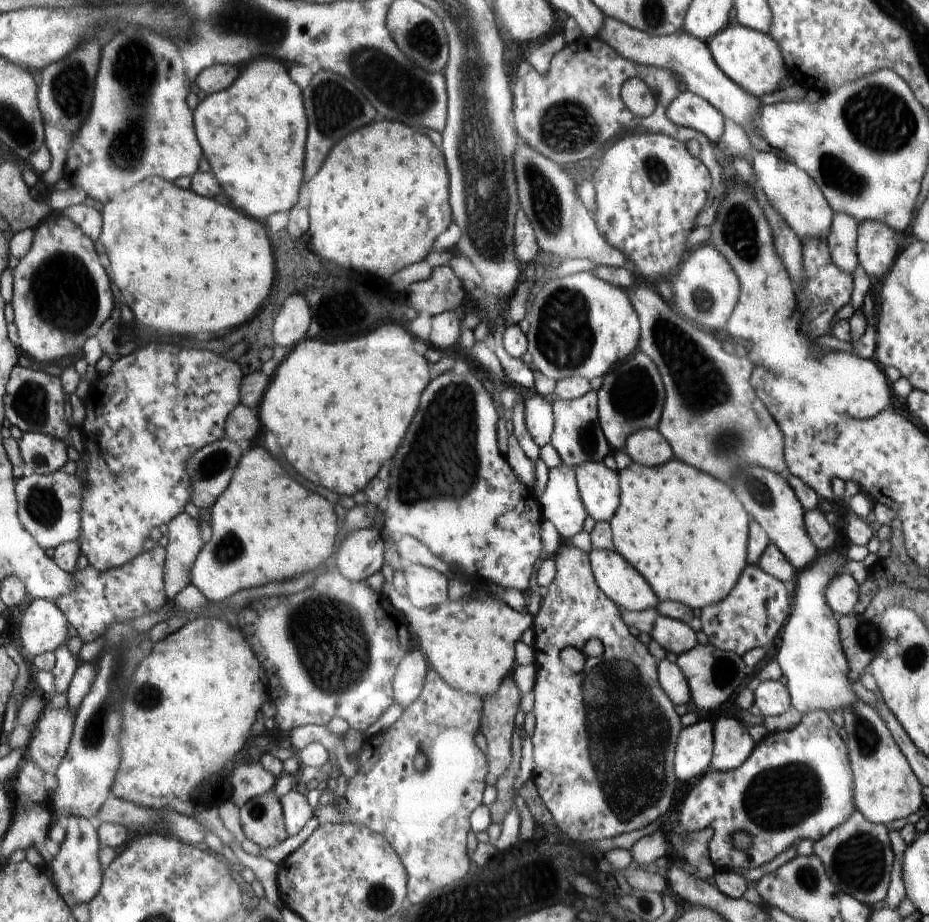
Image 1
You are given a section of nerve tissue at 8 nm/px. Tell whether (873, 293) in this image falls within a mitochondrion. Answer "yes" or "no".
no

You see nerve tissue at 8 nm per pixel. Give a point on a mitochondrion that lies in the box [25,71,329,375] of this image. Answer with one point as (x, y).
(65, 293)

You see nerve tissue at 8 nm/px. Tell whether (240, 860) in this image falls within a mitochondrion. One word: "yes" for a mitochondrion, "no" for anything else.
no

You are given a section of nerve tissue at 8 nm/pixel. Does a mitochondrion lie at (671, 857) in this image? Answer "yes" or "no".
no

